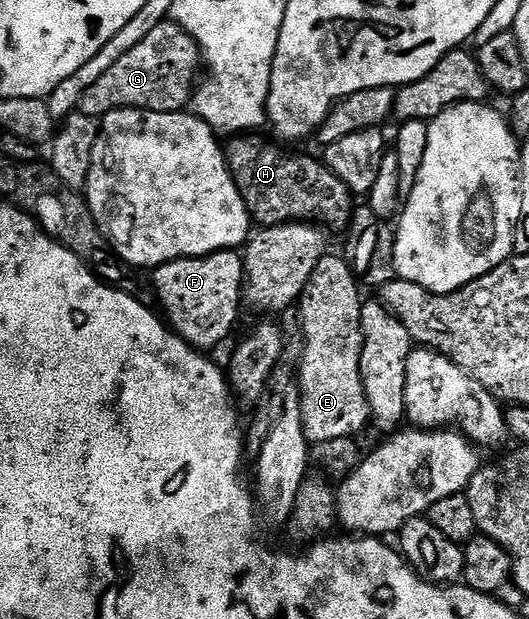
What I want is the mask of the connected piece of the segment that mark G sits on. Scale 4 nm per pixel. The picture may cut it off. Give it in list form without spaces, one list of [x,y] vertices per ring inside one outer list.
[[[166,20],[154,28],[131,52],[127,52],[87,92],[79,103],[80,113],[100,120],[113,110],[150,110],[176,114],[190,105],[195,83],[202,73],[201,49],[178,22]]]

